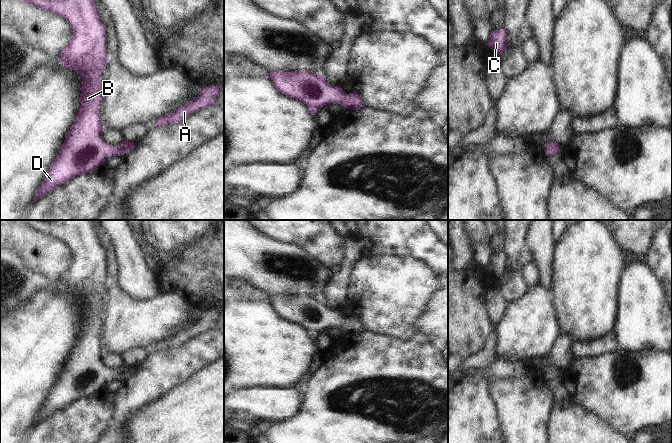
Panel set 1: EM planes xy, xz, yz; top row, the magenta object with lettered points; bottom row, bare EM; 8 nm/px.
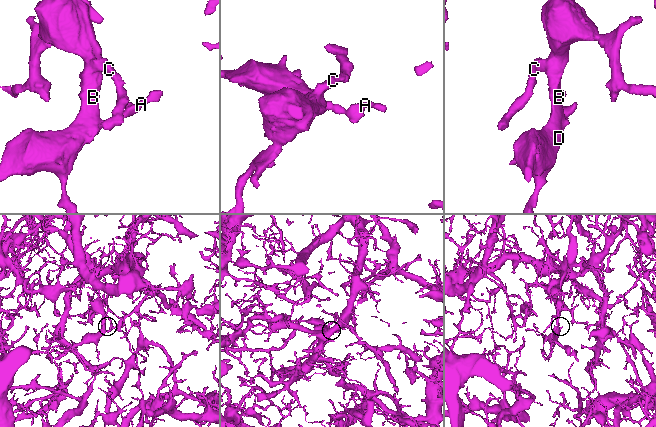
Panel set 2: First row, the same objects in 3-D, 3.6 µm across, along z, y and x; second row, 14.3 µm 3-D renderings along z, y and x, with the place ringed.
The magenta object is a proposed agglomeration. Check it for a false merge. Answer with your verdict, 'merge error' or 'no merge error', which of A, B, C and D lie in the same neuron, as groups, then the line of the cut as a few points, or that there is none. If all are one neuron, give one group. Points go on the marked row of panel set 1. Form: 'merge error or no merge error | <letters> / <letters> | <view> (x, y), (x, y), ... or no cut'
no merge error | A B C D | no cut

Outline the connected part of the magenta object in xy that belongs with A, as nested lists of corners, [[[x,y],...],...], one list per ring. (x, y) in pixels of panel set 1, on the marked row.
[[[208,85],[205,86],[200,94],[194,98],[191,102],[180,106],[173,112],[167,113],[161,117],[159,117],[156,122],[154,123],[157,127],[168,123],[179,123],[185,117],[189,116],[193,112],[201,110],[203,108],[212,107],[214,99],[217,95],[224,89],[224,86],[215,86],[215,85]]]

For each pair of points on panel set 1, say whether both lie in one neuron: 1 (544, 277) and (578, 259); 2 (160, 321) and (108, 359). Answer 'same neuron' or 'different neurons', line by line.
1: different neurons
2: different neurons

